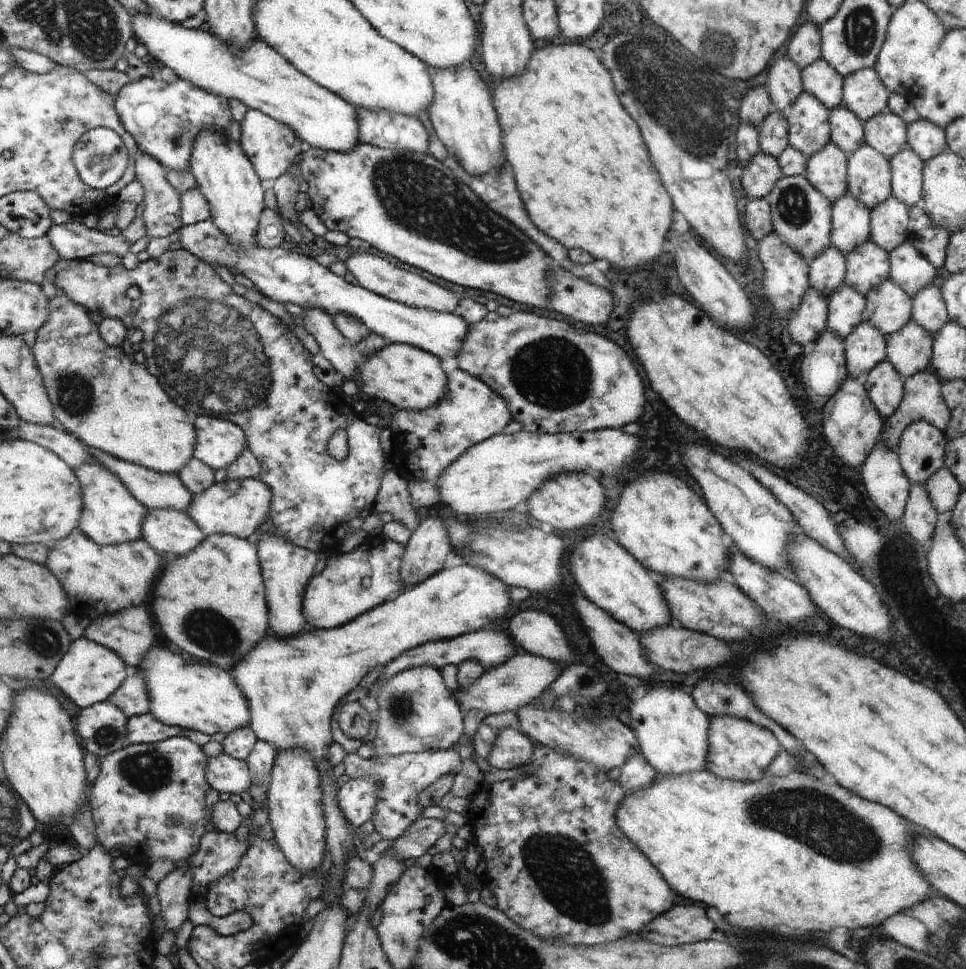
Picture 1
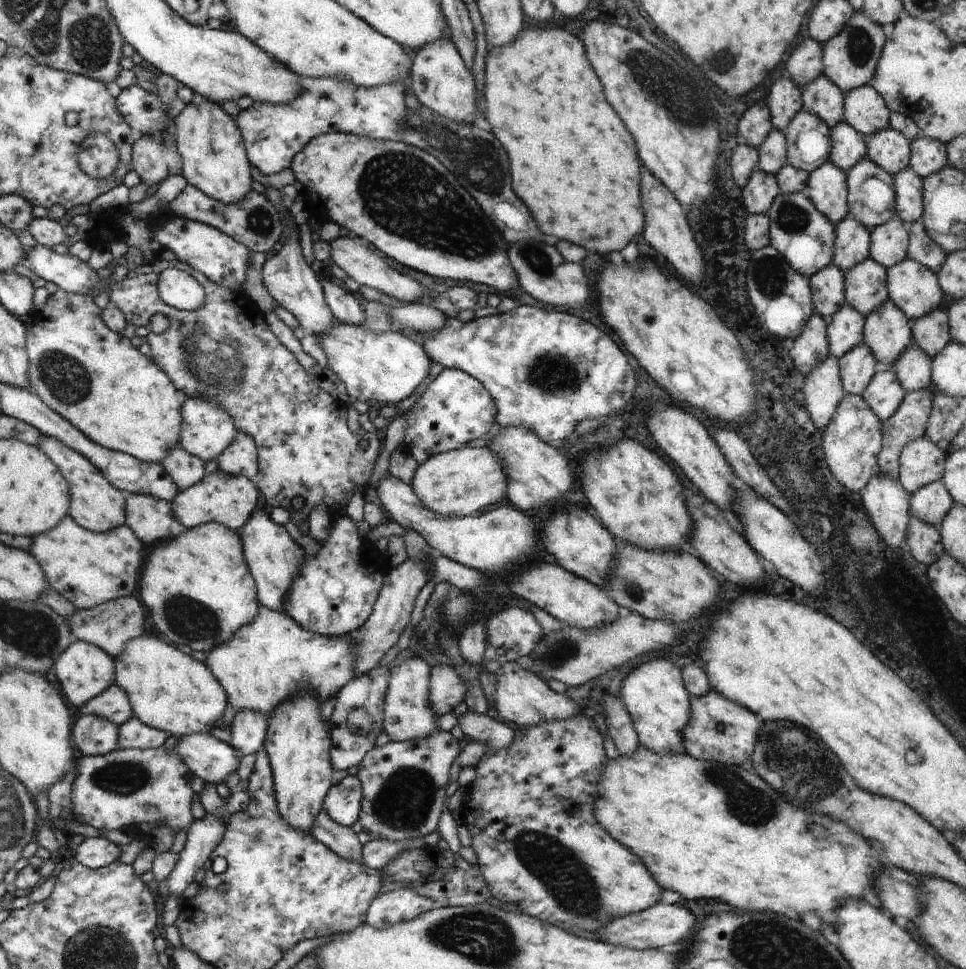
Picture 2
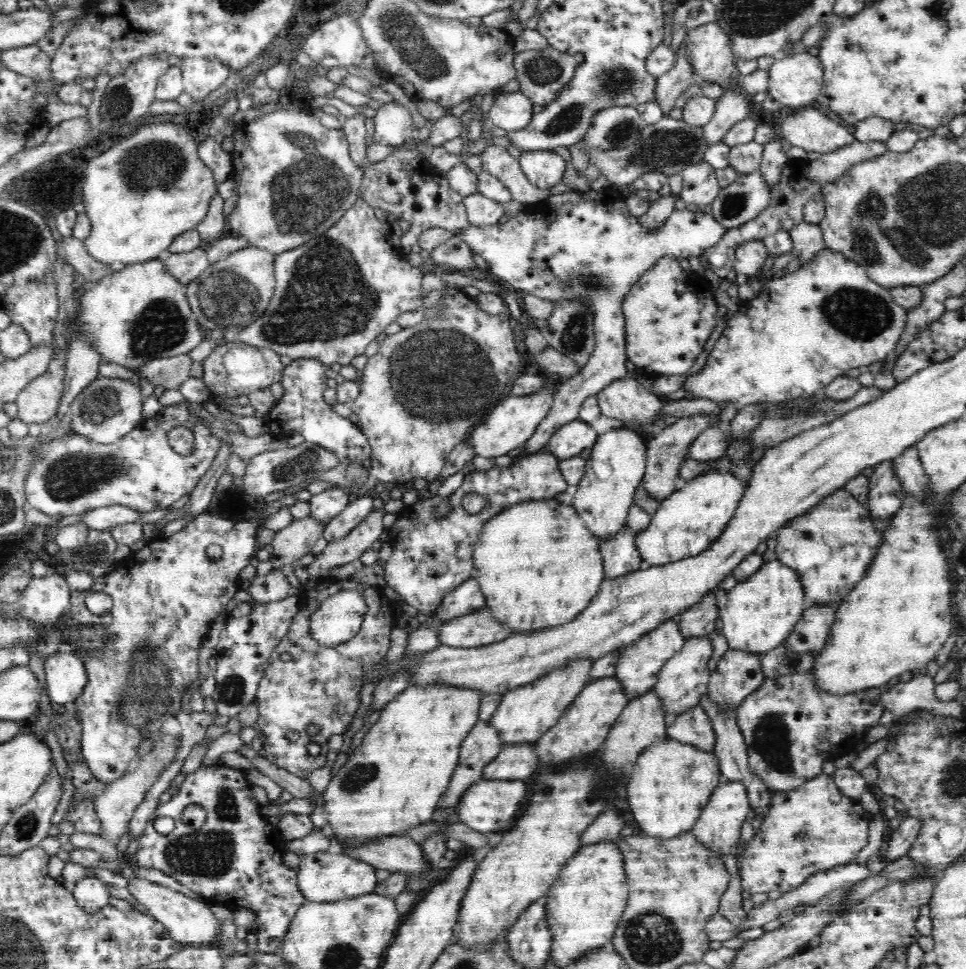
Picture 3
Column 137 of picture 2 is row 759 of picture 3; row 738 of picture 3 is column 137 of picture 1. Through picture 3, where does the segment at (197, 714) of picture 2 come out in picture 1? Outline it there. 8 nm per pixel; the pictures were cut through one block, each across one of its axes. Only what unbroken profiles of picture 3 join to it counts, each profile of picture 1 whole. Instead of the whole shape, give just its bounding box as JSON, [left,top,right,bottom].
[132,648,249,735]

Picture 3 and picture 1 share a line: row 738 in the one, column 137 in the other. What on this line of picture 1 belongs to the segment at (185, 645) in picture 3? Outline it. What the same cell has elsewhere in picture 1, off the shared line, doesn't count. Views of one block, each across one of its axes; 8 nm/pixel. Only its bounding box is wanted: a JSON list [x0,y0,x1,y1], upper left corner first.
[113,77,230,171]

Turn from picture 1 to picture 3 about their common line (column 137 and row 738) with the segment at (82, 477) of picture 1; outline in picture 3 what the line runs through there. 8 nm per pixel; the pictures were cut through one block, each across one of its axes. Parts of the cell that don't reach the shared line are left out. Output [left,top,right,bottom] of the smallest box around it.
[489,657,595,743]

